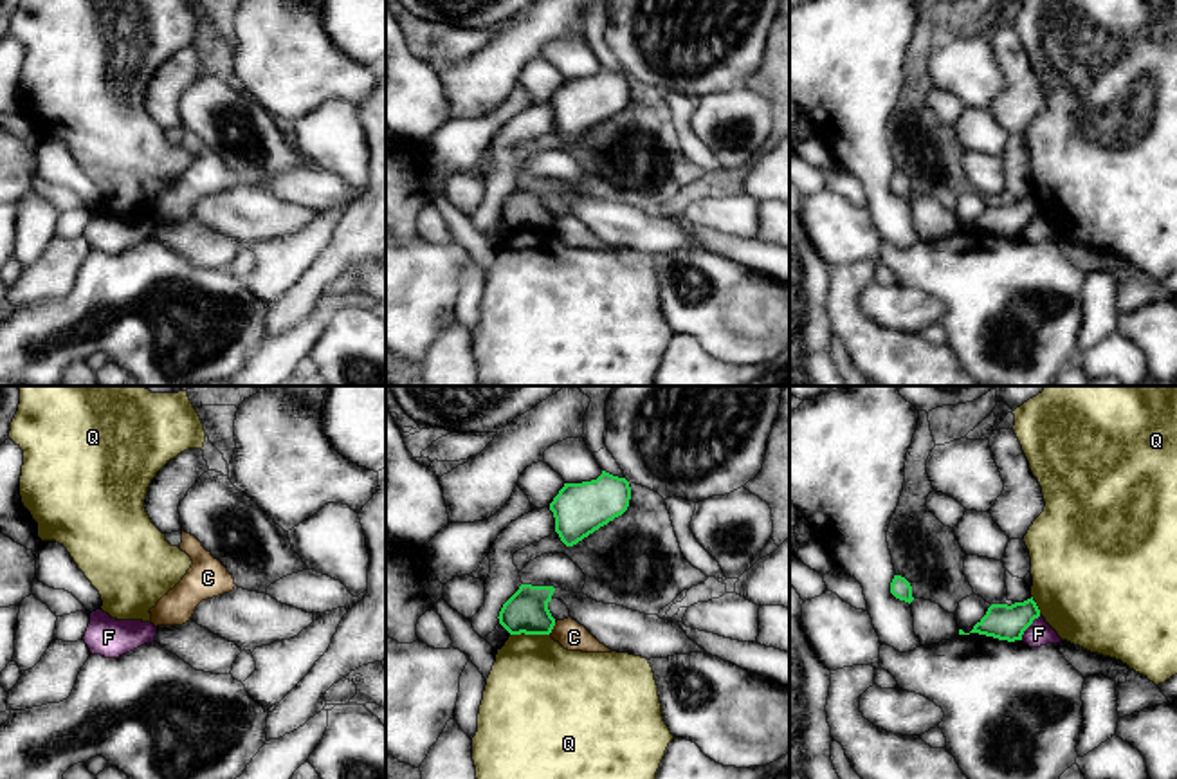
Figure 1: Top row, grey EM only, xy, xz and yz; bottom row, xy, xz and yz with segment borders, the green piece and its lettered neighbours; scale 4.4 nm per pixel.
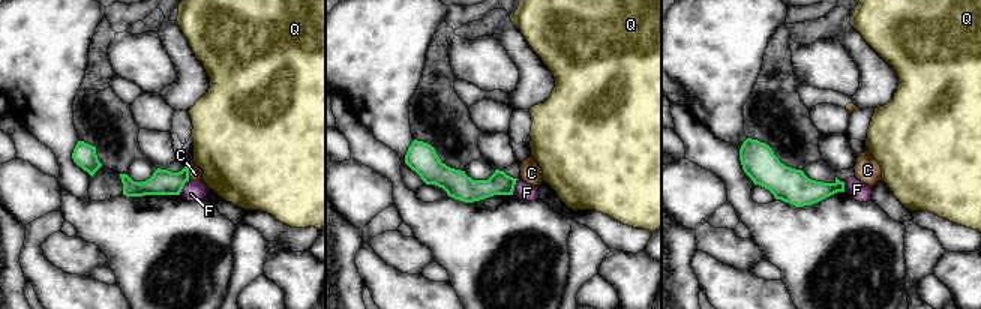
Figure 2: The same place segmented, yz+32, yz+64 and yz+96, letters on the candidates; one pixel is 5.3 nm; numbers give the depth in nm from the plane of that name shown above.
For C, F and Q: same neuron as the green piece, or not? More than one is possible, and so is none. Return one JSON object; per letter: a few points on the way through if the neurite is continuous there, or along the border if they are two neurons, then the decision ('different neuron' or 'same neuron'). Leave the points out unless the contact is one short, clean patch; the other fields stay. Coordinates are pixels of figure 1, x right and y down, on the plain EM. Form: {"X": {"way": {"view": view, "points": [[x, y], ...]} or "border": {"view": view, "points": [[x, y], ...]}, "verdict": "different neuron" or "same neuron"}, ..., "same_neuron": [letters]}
{"C": {"border": {"view": "xz", "points": [[556, 219], [548, 229]]}, "verdict": "different neuron"}, "F": {"border": {"view": "yz", "points": [[1040, 211], [1021, 235]]}, "verdict": "different neuron"}, "Q": {"border": {"view": "xz", "points": [[548, 229], [510, 231]]}, "verdict": "different neuron"}, "same_neuron": []}

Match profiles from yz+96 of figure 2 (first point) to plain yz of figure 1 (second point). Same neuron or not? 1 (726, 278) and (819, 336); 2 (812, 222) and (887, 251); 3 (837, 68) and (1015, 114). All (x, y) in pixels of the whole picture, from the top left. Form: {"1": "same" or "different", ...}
{"1": "different", "2": "same", "3": "different"}

